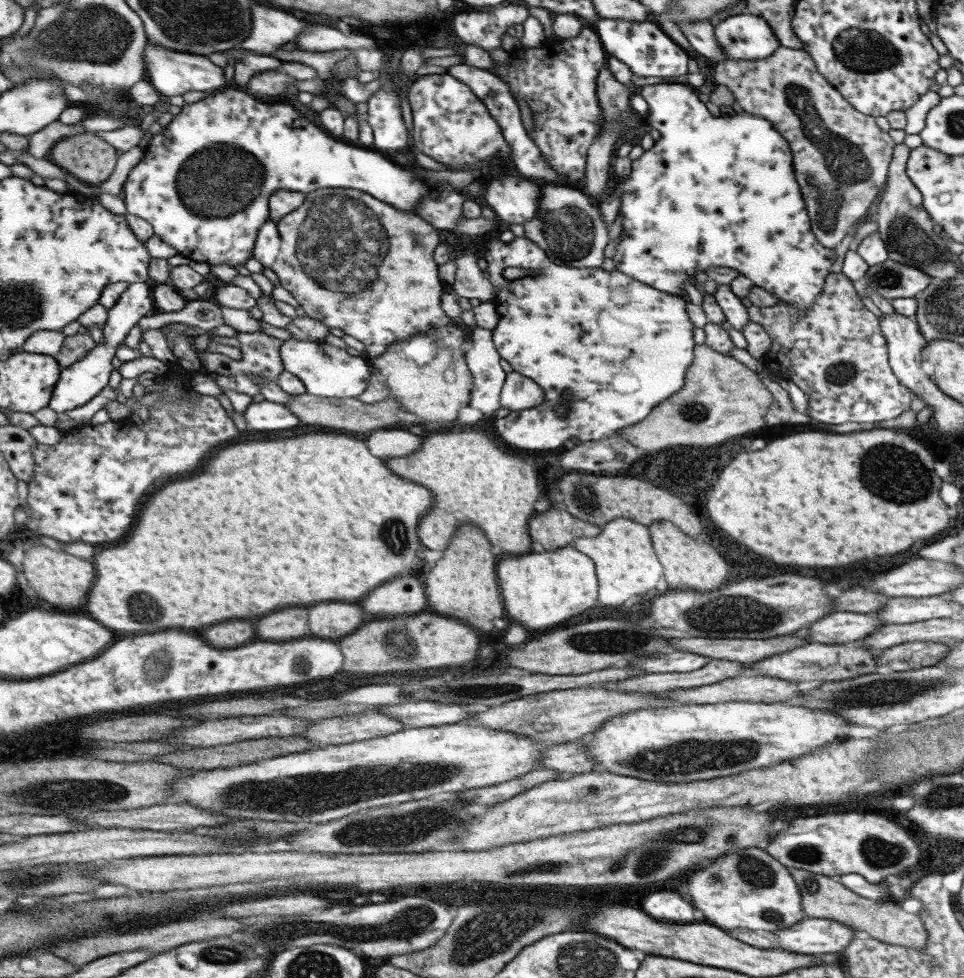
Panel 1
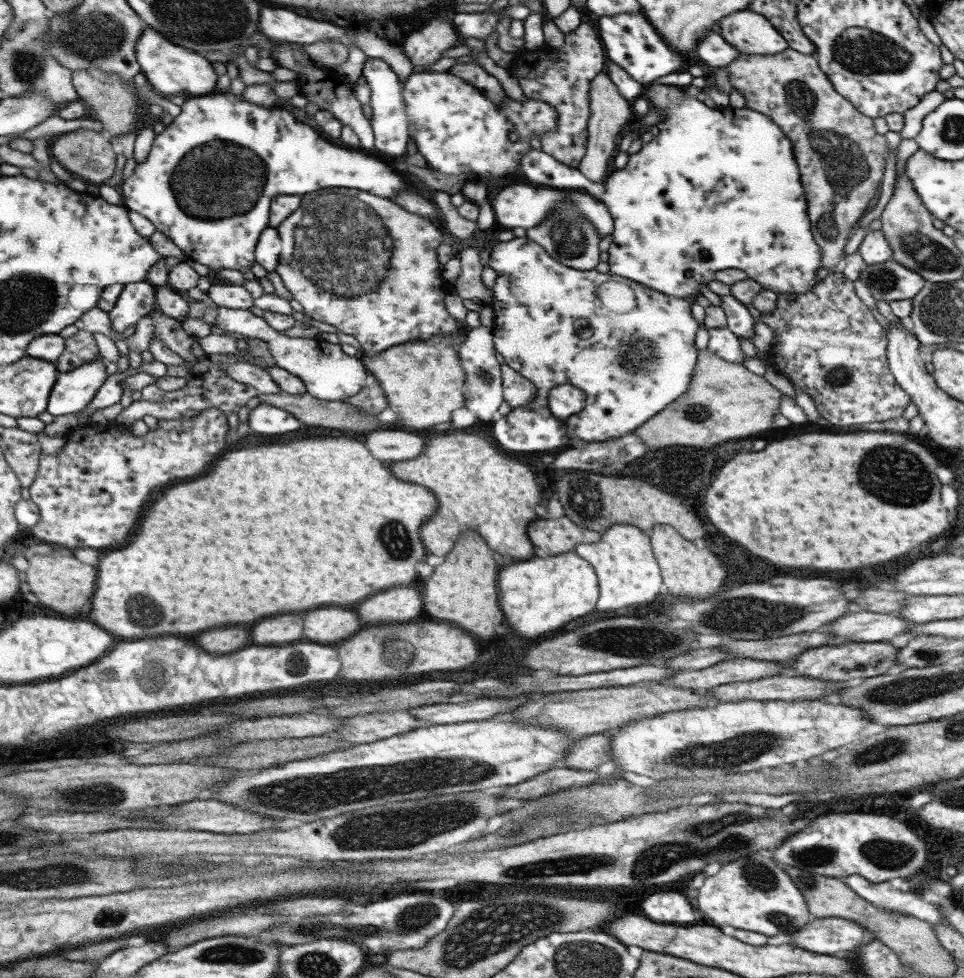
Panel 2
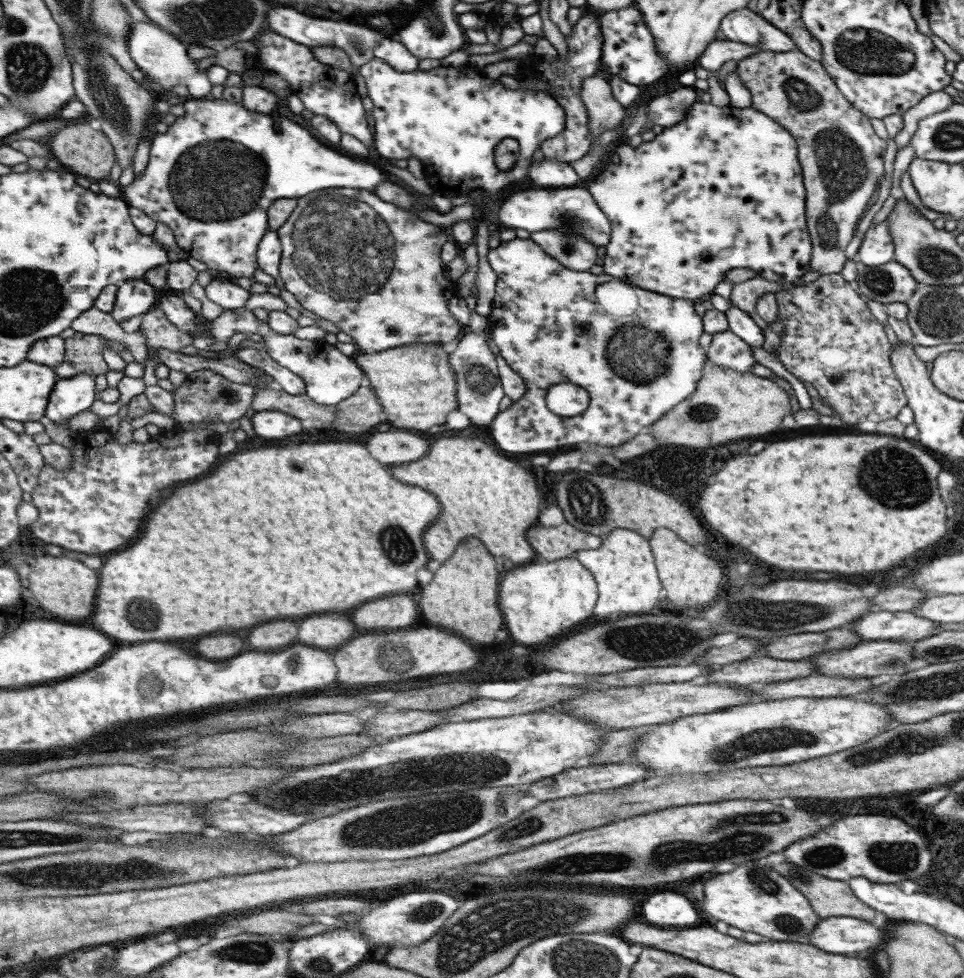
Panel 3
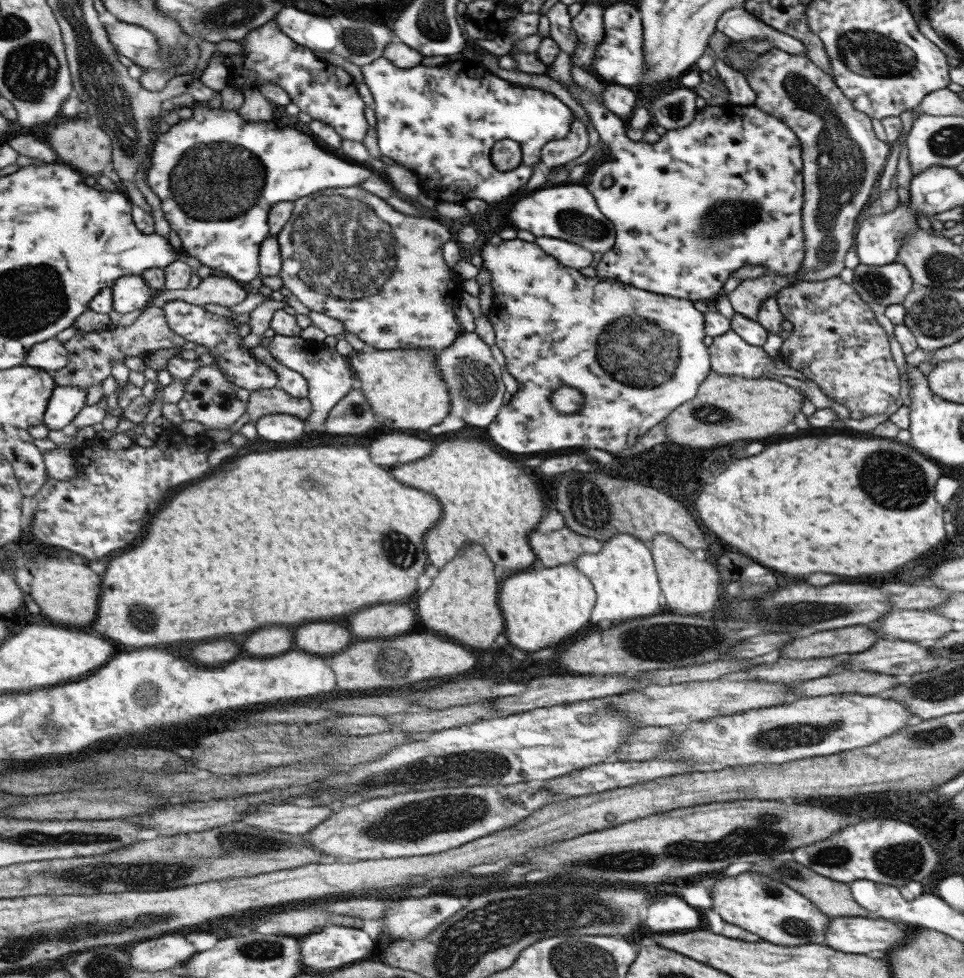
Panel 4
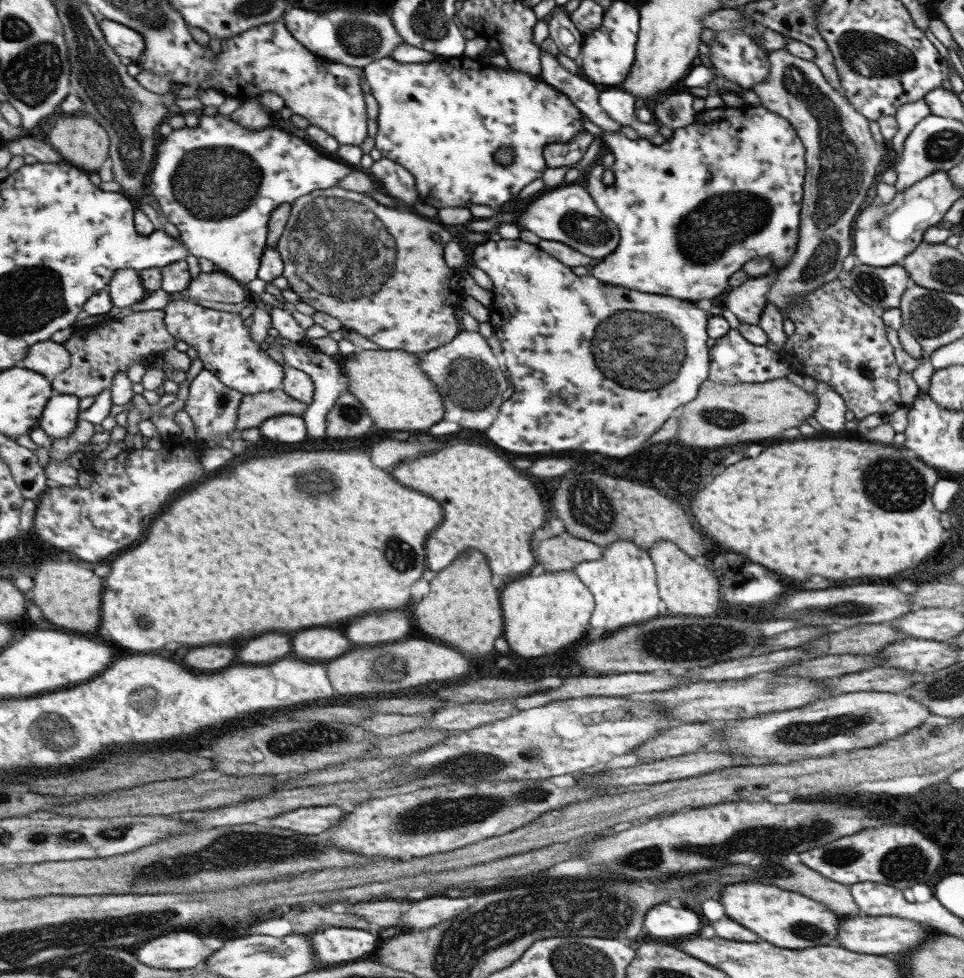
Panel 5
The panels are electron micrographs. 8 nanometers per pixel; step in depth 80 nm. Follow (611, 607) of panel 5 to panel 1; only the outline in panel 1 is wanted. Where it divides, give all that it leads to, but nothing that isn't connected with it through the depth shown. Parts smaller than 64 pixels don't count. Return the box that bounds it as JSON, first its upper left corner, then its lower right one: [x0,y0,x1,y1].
[571,518,663,606]

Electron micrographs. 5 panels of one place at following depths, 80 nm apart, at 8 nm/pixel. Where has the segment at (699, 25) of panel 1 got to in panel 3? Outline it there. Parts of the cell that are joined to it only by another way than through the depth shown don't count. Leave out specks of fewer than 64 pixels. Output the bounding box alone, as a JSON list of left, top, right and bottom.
[696,39,759,71]

